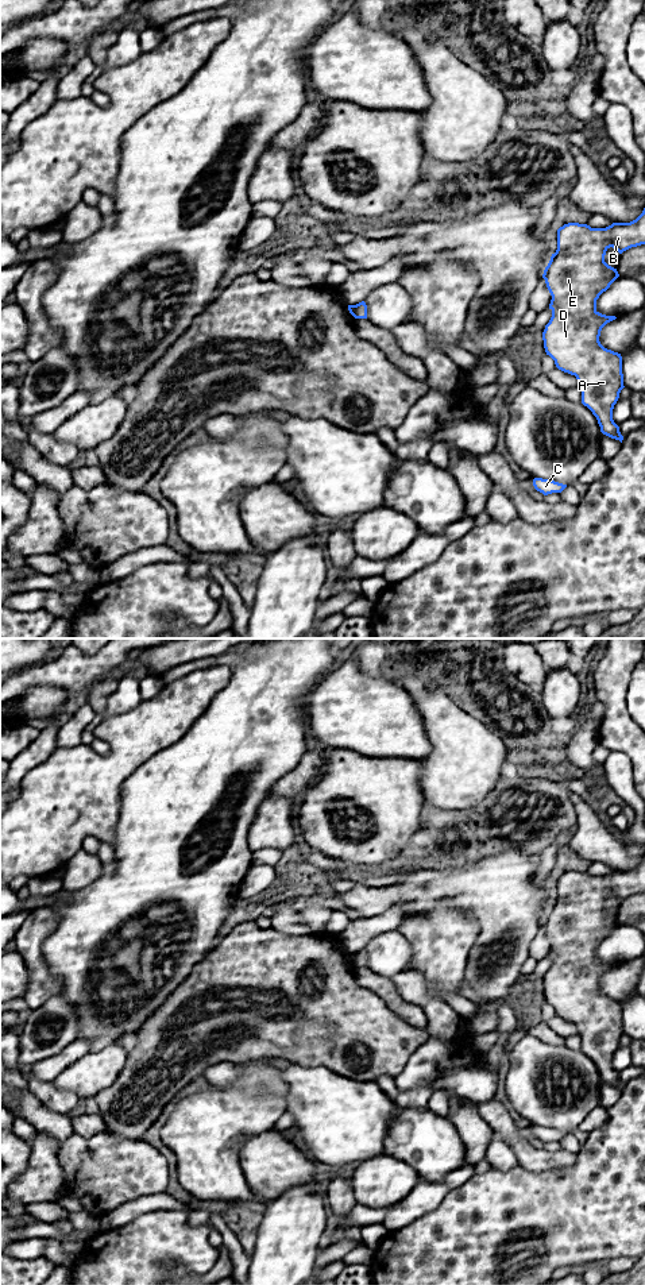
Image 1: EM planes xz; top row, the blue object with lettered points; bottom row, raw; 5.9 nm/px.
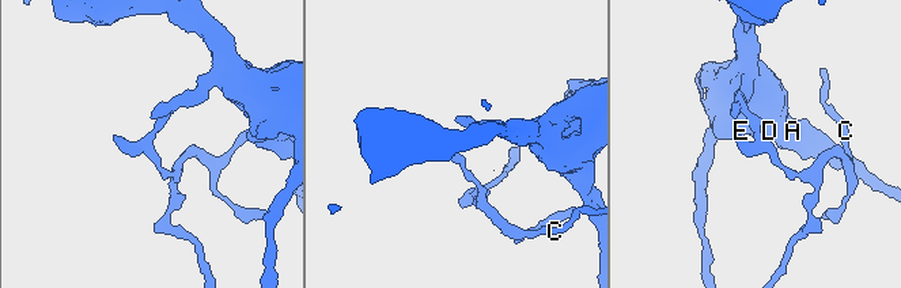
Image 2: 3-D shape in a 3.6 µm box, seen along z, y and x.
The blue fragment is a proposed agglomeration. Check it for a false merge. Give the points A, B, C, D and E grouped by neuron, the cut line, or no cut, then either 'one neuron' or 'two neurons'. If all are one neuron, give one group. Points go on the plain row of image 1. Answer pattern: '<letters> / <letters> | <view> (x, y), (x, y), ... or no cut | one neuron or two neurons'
A B D E / C | xz (352, 953), (355, 964) | two neurons

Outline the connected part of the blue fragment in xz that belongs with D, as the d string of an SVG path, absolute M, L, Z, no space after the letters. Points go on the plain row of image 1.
M645 856L630 871L613 871L606 876L568 871L557 877L557 898L552 902L542 926L552 944L552 965L542 980L544 996L559 1018L575 1023L582 1039L582 1051L596 1065L600 1080L622 1091L623 1084L613 1068L613 1057L623 1034L622 1004L605 996L600 989L602 976L615 968L596 958L596 948L619 925L617 917L605 910L606 899L613 895L619 902L645 892Z

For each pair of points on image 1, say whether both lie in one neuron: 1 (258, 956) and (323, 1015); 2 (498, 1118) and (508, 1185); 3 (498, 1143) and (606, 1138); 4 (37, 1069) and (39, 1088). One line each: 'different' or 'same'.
1: same
2: different
3: different
4: different

